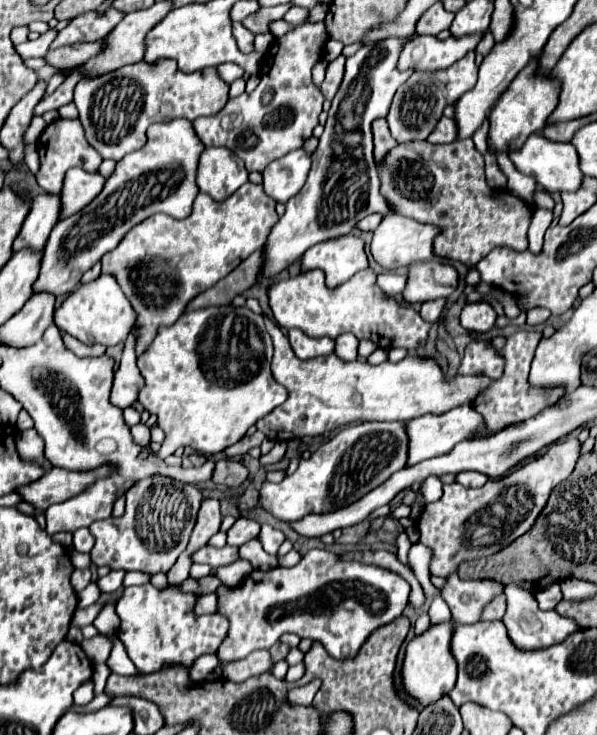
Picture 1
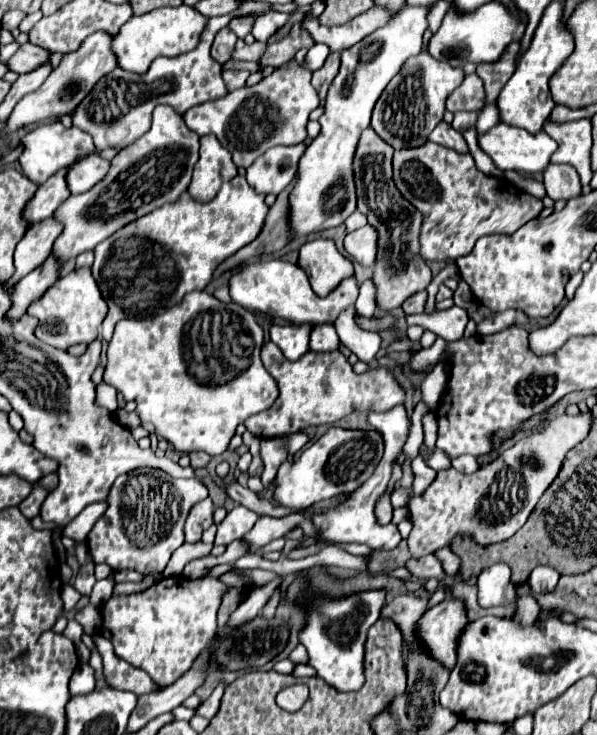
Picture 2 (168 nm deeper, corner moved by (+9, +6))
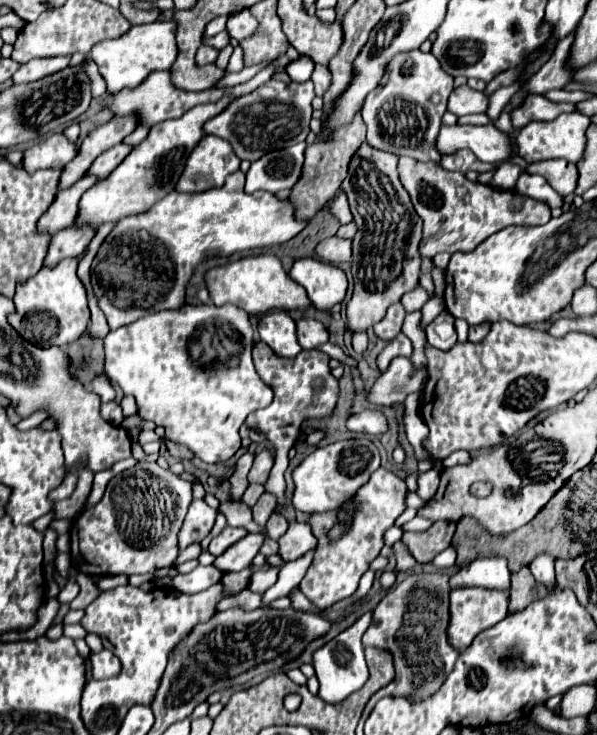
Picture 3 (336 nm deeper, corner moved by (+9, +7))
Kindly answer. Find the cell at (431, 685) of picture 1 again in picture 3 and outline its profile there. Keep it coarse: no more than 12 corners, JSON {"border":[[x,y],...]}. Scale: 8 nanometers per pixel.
{"border":[[508,591],[450,593],[448,641],[462,653],[504,619]]}

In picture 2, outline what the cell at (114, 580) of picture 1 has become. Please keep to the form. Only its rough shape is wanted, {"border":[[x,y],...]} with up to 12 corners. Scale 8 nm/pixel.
{"border":[[94,564],[80,566],[72,580],[74,590],[82,596],[92,592]]}

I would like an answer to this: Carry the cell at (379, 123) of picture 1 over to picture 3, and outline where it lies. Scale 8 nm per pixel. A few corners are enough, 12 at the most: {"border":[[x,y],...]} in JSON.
{"border":[[362,143],[342,189],[354,333],[418,287],[422,219],[396,155]]}

